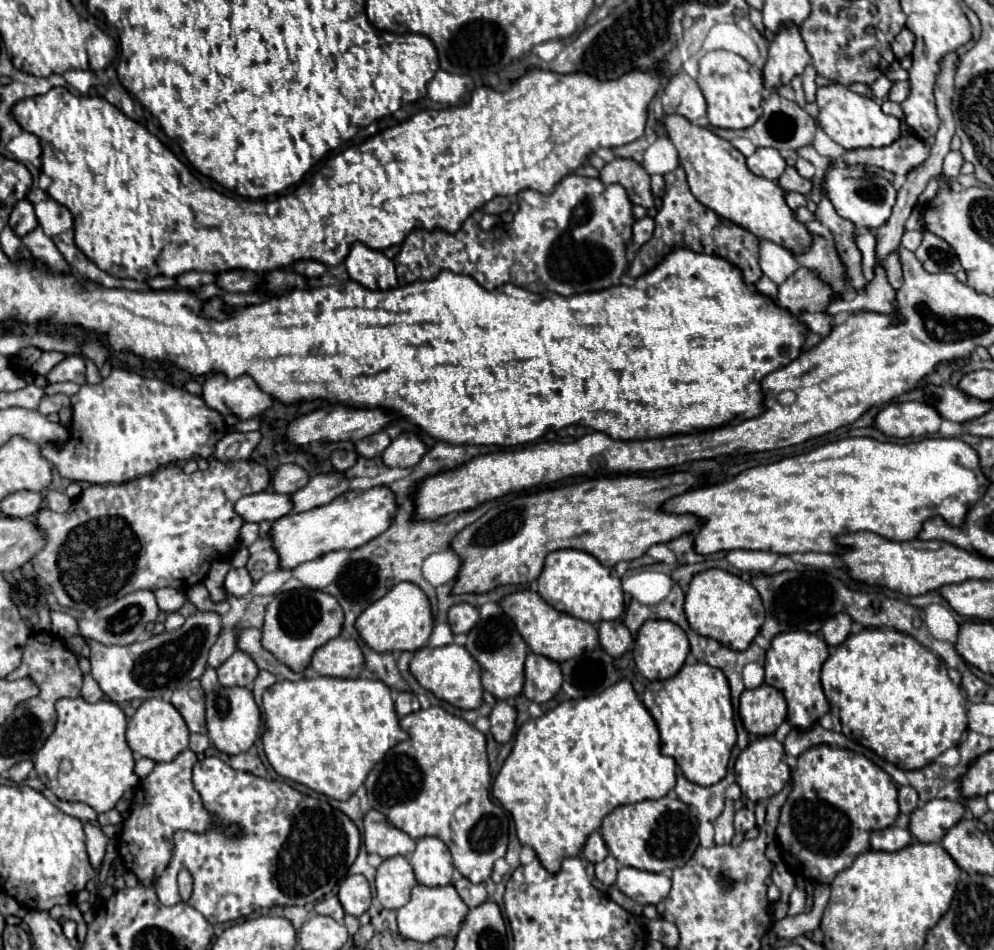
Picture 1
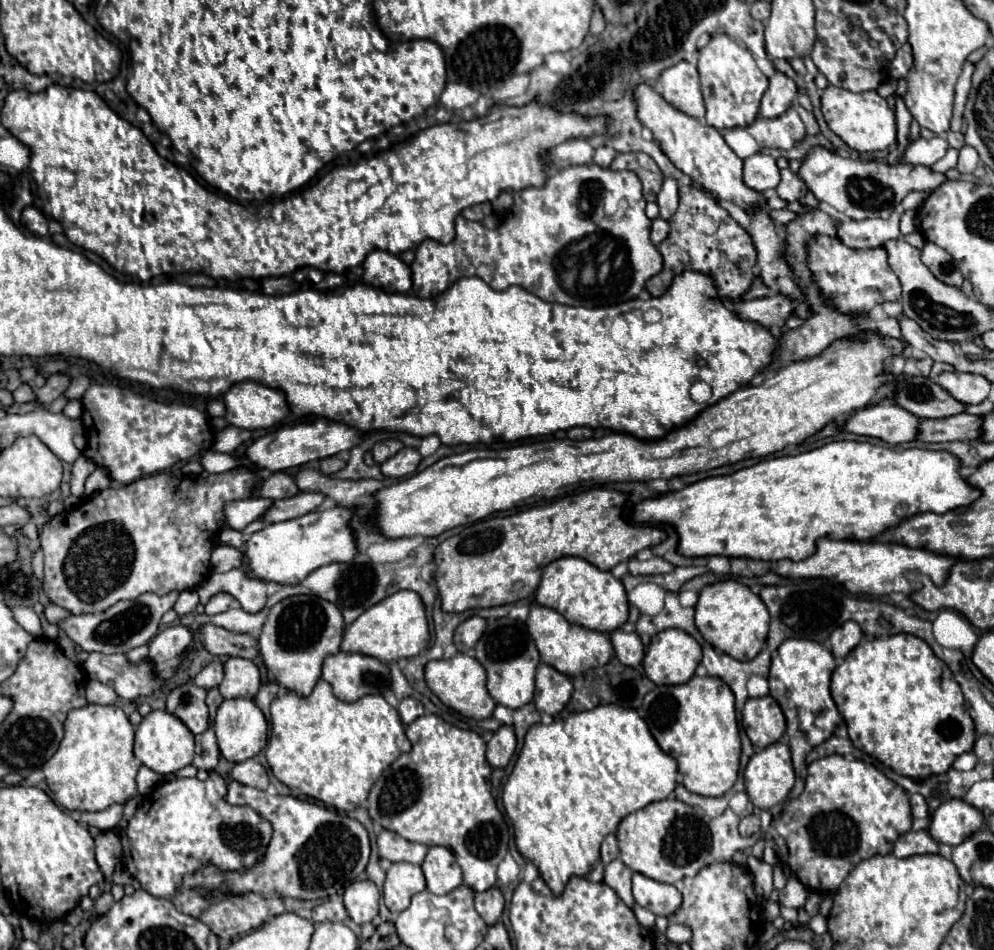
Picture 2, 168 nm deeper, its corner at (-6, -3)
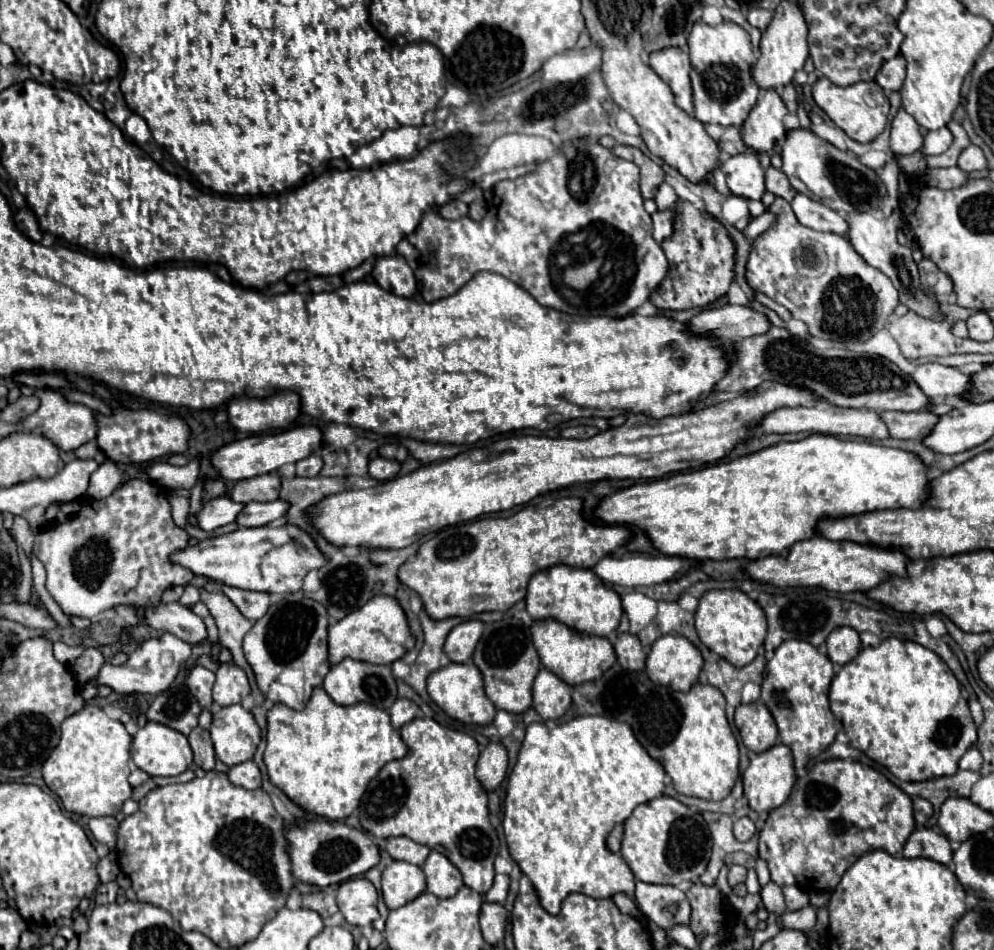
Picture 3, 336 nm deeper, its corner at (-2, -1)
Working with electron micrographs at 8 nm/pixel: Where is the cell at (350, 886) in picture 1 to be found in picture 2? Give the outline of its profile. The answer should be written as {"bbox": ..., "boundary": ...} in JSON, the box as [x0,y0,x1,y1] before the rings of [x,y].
{"bbox":[345,880,379,924],"boundary":[[[357,880],[345,888],[345,908],[355,924],[371,922],[379,914],[379,890],[371,880]]]}

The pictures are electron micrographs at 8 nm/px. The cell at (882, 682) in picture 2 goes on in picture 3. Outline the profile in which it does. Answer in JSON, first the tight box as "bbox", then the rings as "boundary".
{"bbox":[829,638,977,782],"boundary":[[[887,638],[879,646],[863,646],[859,654],[841,666],[829,690],[829,700],[841,716],[849,744],[883,764],[895,778],[921,782],[957,772],[957,762],[977,740],[967,700],[961,696],[953,672],[929,648],[901,638]]]}

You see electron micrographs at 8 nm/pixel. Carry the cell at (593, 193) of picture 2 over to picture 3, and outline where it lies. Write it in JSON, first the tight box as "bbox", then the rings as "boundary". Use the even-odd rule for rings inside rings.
{"bbox":[407,140,667,318],"boundary":[[[587,140],[583,144],[567,144],[563,146],[561,156],[537,164],[537,170],[531,174],[519,176],[515,180],[498,182],[493,187],[493,192],[492,203],[490,202],[487,216],[483,220],[479,222],[469,218],[447,220],[441,218],[437,212],[429,212],[423,216],[419,228],[407,238],[421,252],[415,278],[423,284],[421,288],[423,302],[435,302],[439,298],[451,296],[477,272],[489,270],[525,288],[541,306],[577,316],[603,314],[621,318],[625,314],[635,312],[645,300],[649,300],[649,294],[661,284],[661,280],[667,274],[665,252],[653,240],[651,216],[643,208],[637,166],[623,158],[615,158],[611,150],[603,148],[599,142]],[[595,254],[613,256],[615,260],[613,270],[605,278],[601,278],[603,282],[593,284],[593,288],[587,288],[583,292],[569,288],[563,282],[563,270],[567,266],[577,266],[593,258]]]}

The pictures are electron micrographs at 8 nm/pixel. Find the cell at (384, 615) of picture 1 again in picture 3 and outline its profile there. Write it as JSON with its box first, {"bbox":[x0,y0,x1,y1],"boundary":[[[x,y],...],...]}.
{"bbox":[329,596,415,664],"boundary":[[[393,596],[371,598],[363,608],[345,616],[329,628],[329,660],[331,664],[341,662],[341,658],[357,658],[363,662],[391,664],[403,658],[405,652],[413,650],[415,636],[411,634],[407,614]]]}

